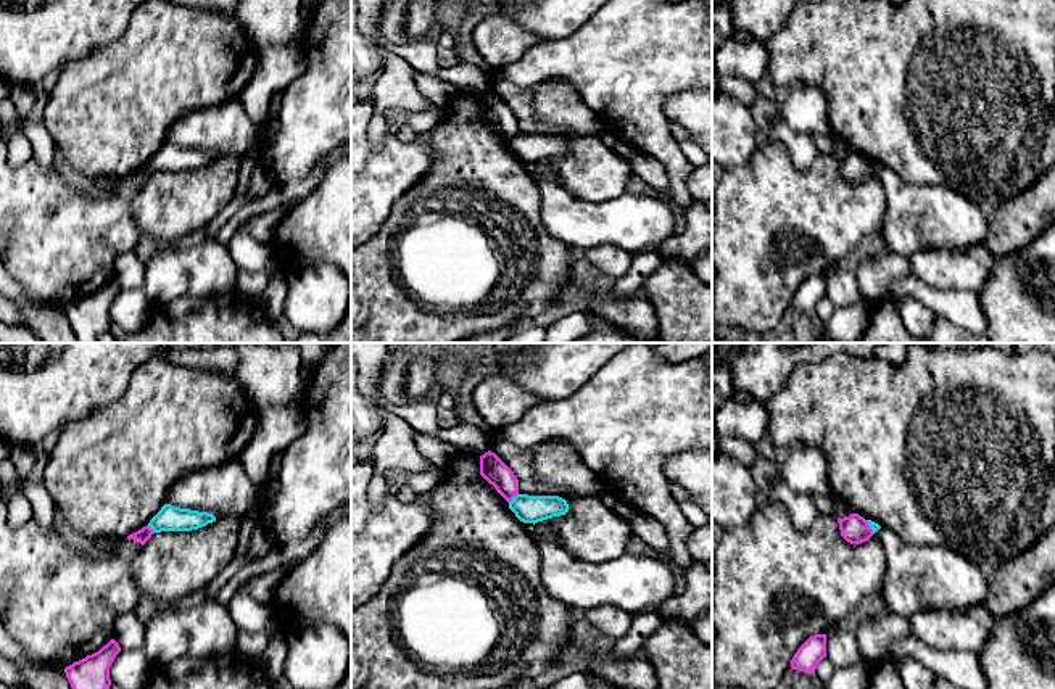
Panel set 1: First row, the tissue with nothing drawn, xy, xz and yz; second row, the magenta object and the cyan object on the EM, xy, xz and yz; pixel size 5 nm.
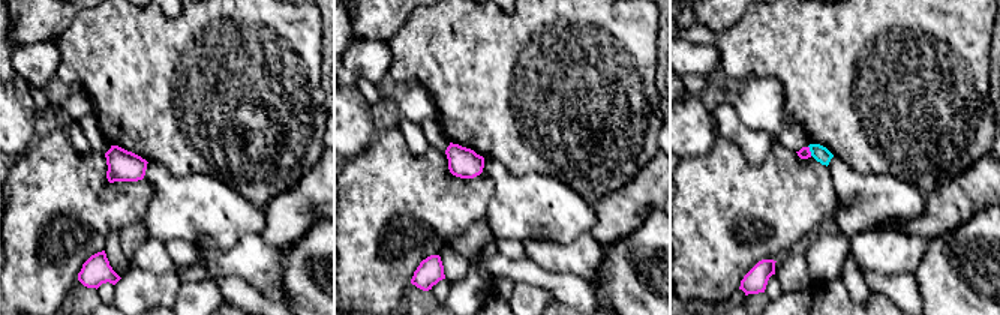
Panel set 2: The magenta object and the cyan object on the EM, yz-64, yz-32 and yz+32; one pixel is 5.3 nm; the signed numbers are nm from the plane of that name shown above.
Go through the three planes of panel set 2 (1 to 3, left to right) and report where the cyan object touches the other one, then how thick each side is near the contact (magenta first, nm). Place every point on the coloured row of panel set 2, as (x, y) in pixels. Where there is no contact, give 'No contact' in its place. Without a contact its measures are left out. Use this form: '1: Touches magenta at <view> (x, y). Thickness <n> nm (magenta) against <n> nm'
1: No contact
2: No contact
3: Touches magenta at yz+32 (808, 150). Thickness 60 nm (magenta) against 90 nm

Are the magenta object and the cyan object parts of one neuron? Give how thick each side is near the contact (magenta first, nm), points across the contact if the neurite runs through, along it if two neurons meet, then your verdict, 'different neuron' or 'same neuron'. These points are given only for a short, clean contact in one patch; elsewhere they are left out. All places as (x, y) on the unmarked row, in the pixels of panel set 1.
120/140 nm | along xz (517, 132), (508, 140) | different neuron

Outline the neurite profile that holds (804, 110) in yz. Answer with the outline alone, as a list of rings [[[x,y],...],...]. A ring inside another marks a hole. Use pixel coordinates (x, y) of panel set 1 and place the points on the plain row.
[[[802,82],[791,84],[784,100],[780,103],[780,118],[794,134],[828,137],[836,158],[854,153],[842,140],[834,137],[828,100],[823,90],[817,87]]]

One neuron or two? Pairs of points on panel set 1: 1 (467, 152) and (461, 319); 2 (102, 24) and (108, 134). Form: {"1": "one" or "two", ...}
{"1": "one", "2": "two"}

